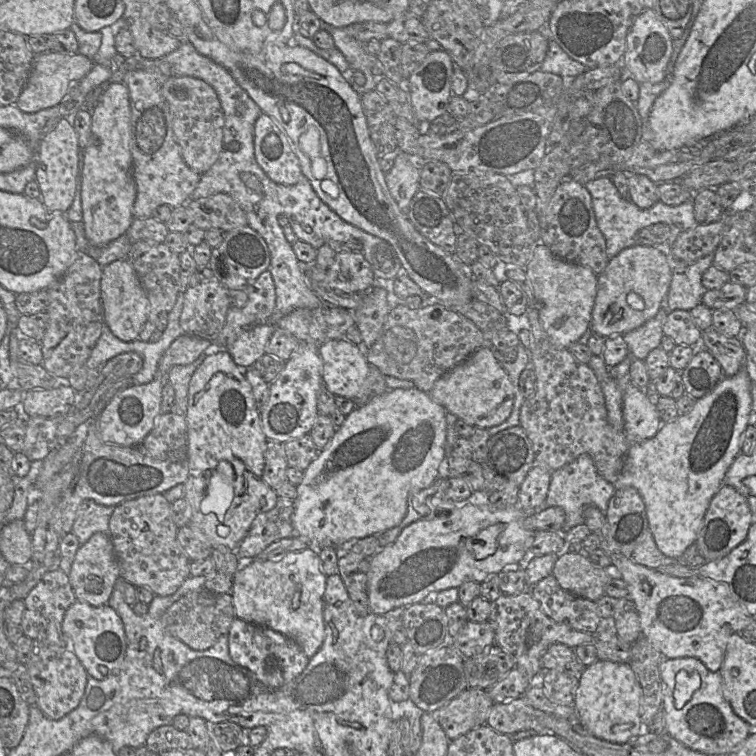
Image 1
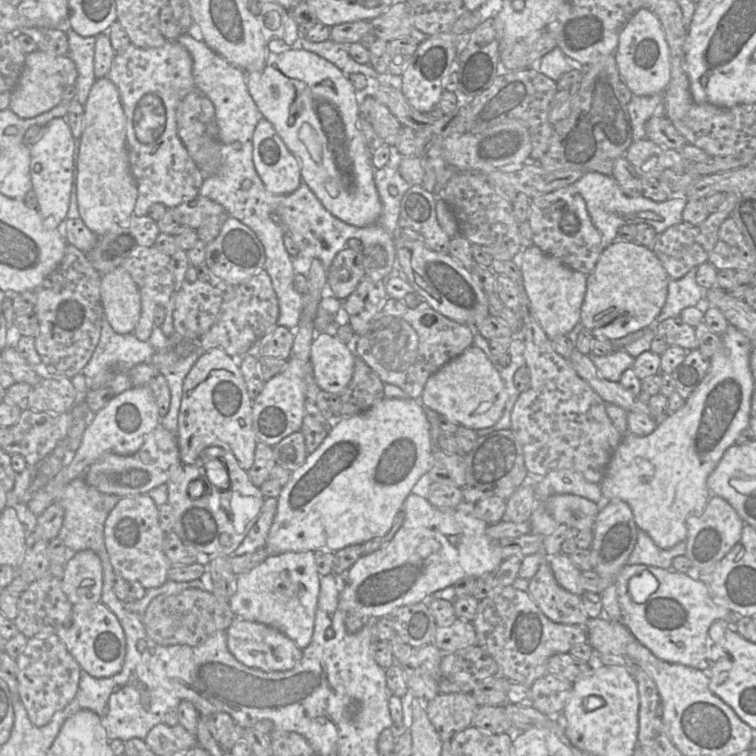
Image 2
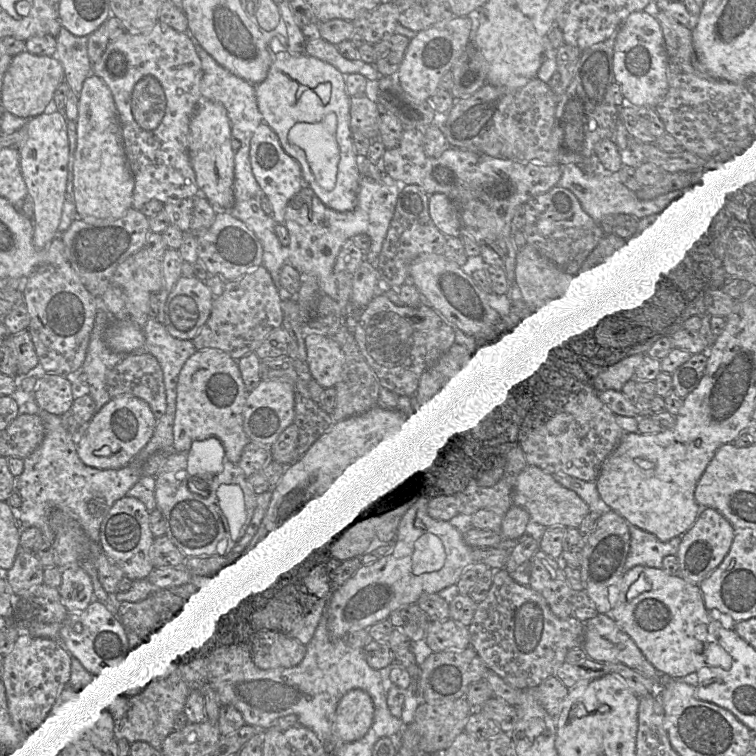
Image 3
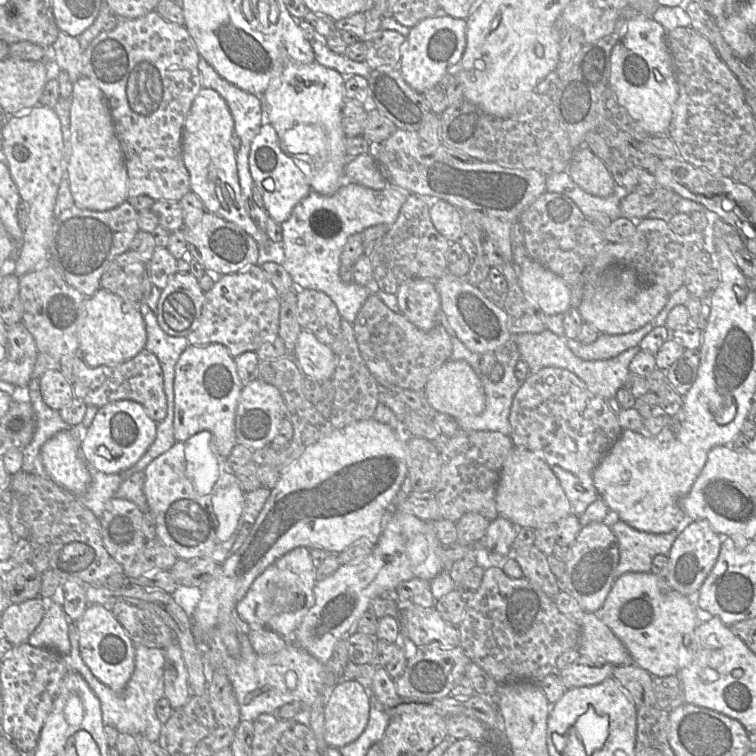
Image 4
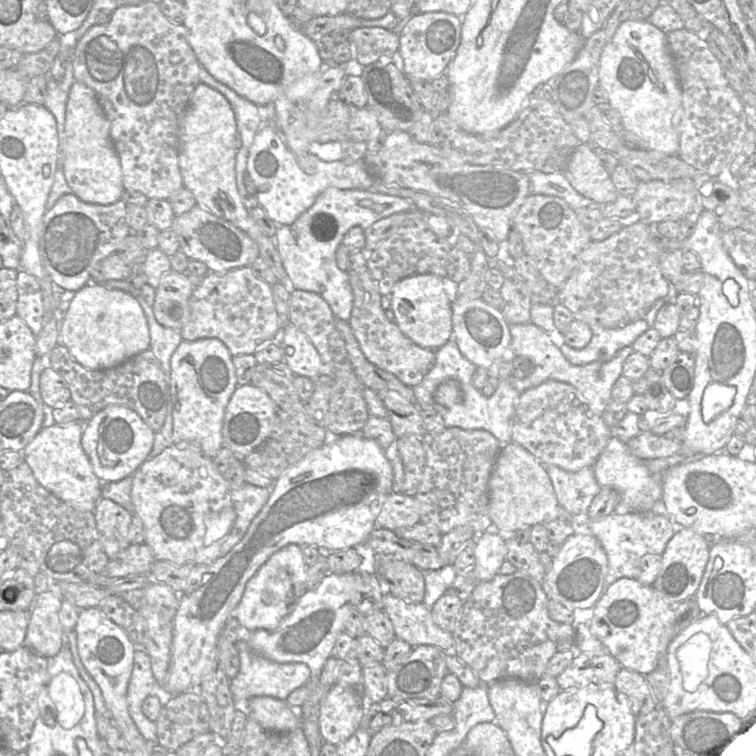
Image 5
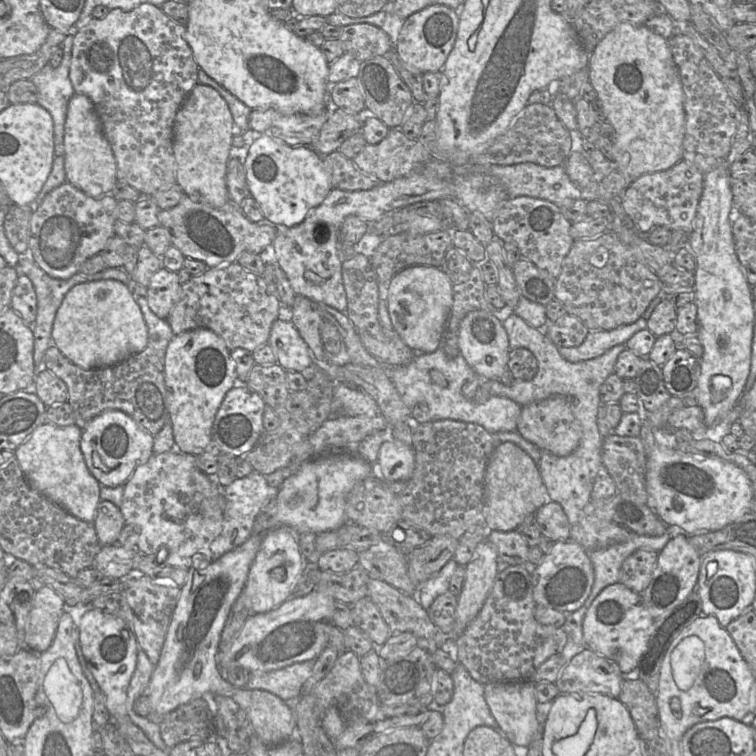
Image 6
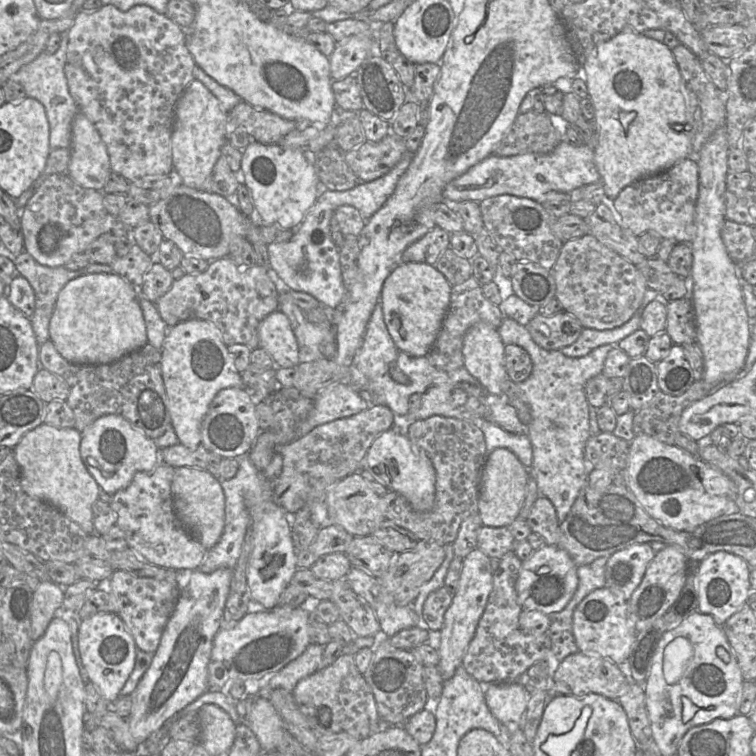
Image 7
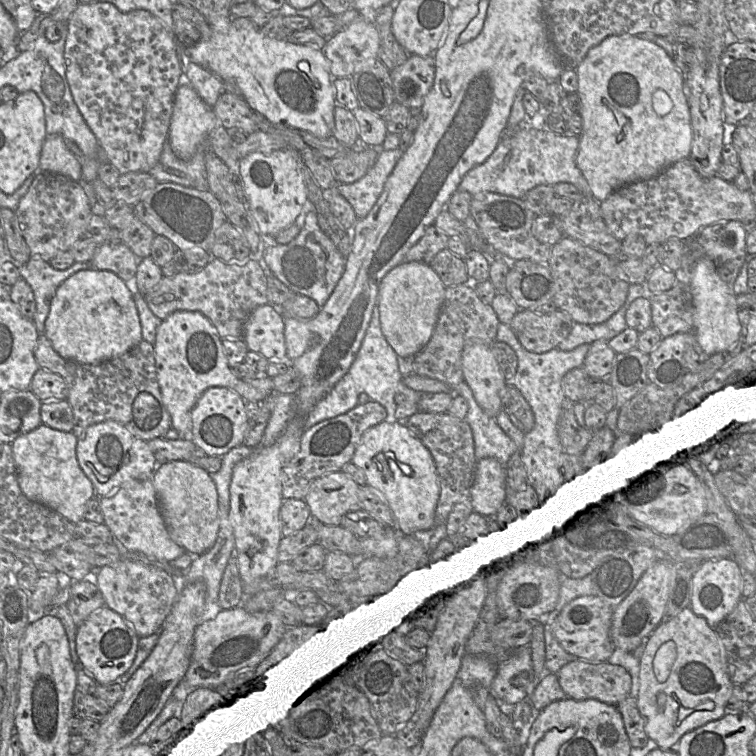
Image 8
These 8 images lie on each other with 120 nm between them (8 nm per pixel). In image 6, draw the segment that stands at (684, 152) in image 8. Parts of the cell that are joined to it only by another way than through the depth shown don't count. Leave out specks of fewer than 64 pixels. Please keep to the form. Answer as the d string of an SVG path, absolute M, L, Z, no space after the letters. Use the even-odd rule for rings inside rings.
M620 23L590 53L588 69L589 83L602 103L607 121L615 130L615 168L623 175L628 185L645 174L668 170L683 159L686 129L684 92L667 39L645 25Z

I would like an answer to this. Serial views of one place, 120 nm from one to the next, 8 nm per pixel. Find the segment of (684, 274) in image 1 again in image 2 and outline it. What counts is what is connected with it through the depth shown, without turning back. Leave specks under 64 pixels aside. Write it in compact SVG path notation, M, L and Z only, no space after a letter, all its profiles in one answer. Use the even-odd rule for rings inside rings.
M694 267L680 279L669 279L665 304L654 320L655 330L659 323L665 319L679 316L685 308L705 306L707 289L698 285L697 270L698 267Z

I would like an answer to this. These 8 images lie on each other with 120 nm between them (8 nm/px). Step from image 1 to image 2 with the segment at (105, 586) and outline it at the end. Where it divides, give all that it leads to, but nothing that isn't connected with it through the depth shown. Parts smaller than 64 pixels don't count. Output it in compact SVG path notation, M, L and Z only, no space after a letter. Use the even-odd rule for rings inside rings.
M90 550L72 552L64 564L62 590L72 605L94 606L101 602L103 569L98 555Z

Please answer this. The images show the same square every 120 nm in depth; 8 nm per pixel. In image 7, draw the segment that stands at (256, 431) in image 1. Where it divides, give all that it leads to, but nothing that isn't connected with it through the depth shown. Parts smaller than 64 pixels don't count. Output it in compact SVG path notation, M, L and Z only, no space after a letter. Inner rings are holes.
M190 319L169 327L163 341L162 377L168 397L171 425L179 443L190 449L196 449L202 444L202 423L217 393L224 388L245 388L241 373L237 370L227 347L219 329L212 322L202 319Z

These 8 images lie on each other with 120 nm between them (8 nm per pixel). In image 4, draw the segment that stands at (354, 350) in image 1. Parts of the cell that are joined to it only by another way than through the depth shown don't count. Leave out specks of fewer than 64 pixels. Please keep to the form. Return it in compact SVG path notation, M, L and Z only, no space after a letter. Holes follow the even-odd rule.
M301 330L293 352L304 377L309 377L318 383L331 379L337 366L337 357L331 347L320 342L316 336Z

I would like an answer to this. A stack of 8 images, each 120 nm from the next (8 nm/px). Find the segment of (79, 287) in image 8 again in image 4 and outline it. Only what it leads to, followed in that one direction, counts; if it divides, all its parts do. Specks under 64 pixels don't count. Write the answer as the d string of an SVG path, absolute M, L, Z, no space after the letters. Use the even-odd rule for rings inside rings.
M98 289L85 299L85 317L79 320L79 355L90 367L116 365L140 353L147 343L147 332L140 305L133 305L106 289Z

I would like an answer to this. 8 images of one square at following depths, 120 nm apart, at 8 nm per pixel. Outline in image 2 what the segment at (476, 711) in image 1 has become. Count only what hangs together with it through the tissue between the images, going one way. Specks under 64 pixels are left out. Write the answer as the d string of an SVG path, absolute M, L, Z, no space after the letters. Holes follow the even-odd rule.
M472 693L438 694L426 703L428 718L443 743L470 727L479 707Z

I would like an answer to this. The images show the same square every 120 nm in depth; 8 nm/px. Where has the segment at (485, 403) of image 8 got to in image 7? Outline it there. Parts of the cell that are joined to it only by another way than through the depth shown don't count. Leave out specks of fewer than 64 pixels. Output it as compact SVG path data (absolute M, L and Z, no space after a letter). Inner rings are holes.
M485 322L474 324L463 338L464 367L494 396L502 394L502 383L508 378L504 348L498 329Z

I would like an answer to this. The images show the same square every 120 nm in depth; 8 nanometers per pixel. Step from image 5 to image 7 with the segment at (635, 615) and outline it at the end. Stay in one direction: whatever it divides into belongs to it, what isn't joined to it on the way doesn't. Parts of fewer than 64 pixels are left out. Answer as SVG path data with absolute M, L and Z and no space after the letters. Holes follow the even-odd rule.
M606 587L592 591L574 610L573 635L579 651L585 654L599 656L615 664L628 660L637 636L628 601Z

